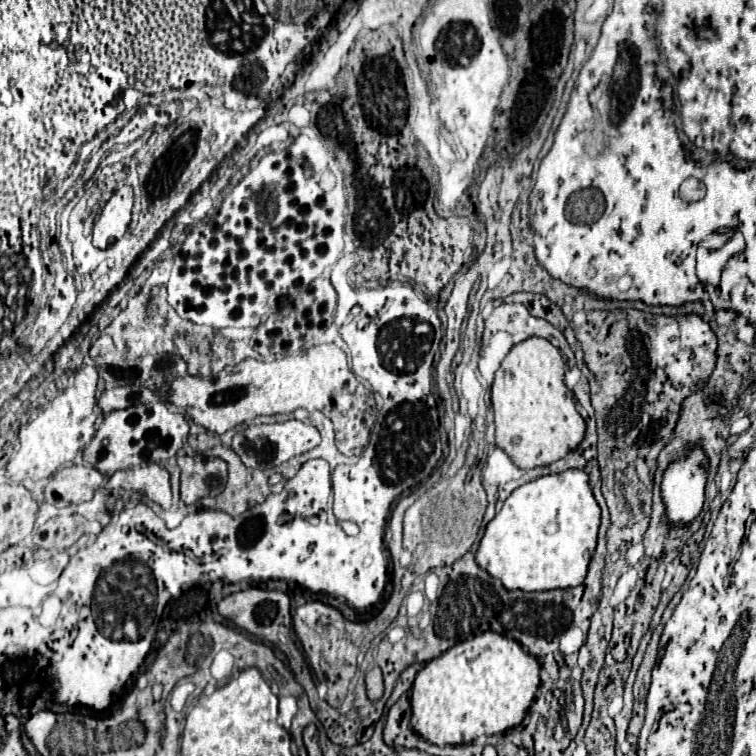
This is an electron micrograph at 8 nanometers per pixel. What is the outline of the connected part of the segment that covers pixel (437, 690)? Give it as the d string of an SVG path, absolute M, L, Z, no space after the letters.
M485 632L465 640L425 664L411 688L411 726L437 746L469 744L481 736L503 734L525 718L535 700L541 666L517 640Z

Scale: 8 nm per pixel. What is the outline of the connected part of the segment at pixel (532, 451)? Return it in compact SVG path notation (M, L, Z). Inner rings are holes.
M527 338L511 348L495 372L491 402L495 410L495 444L523 470L549 466L573 452L585 434L573 392L563 382L565 360L545 338Z

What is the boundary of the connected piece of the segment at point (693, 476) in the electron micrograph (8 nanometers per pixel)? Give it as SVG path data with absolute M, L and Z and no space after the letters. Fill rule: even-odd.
M699 446L665 470L661 490L667 504L667 516L673 524L689 524L701 512L705 480L707 458Z

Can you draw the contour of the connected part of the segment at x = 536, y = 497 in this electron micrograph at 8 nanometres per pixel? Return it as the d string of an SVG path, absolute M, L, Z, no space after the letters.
M583 470L541 476L519 486L487 524L475 560L509 590L555 590L583 584L597 546L601 510Z

